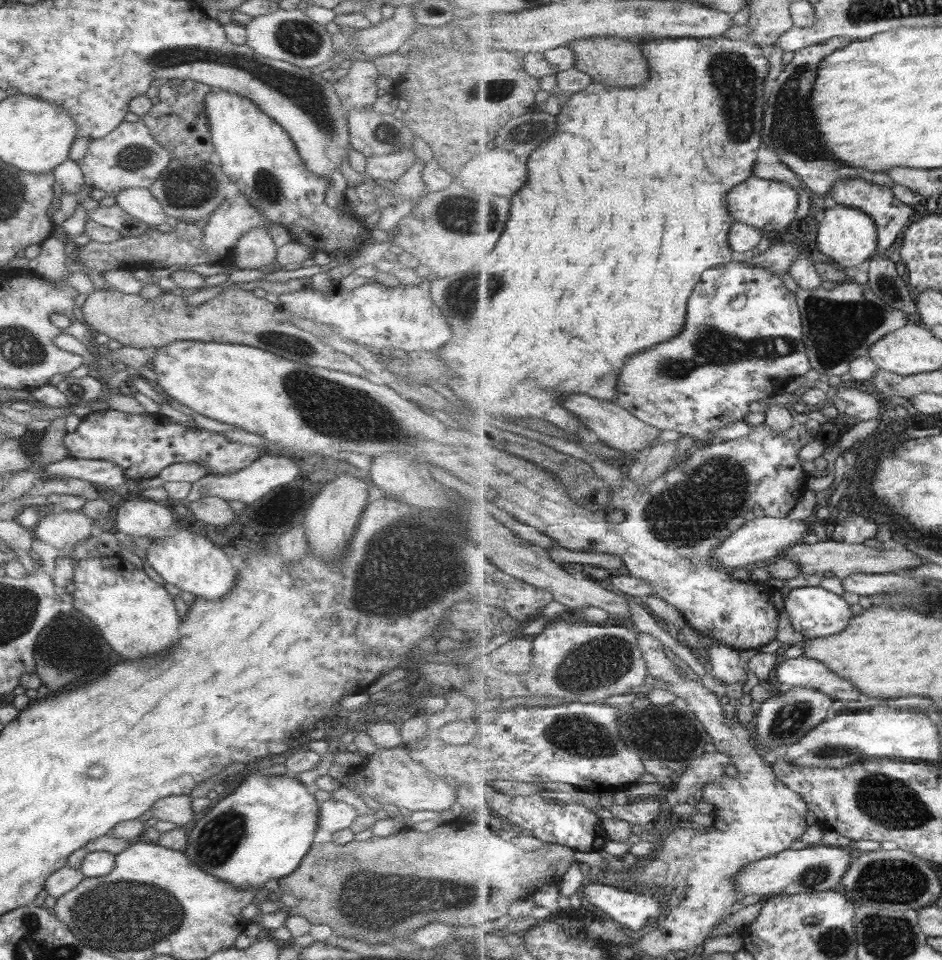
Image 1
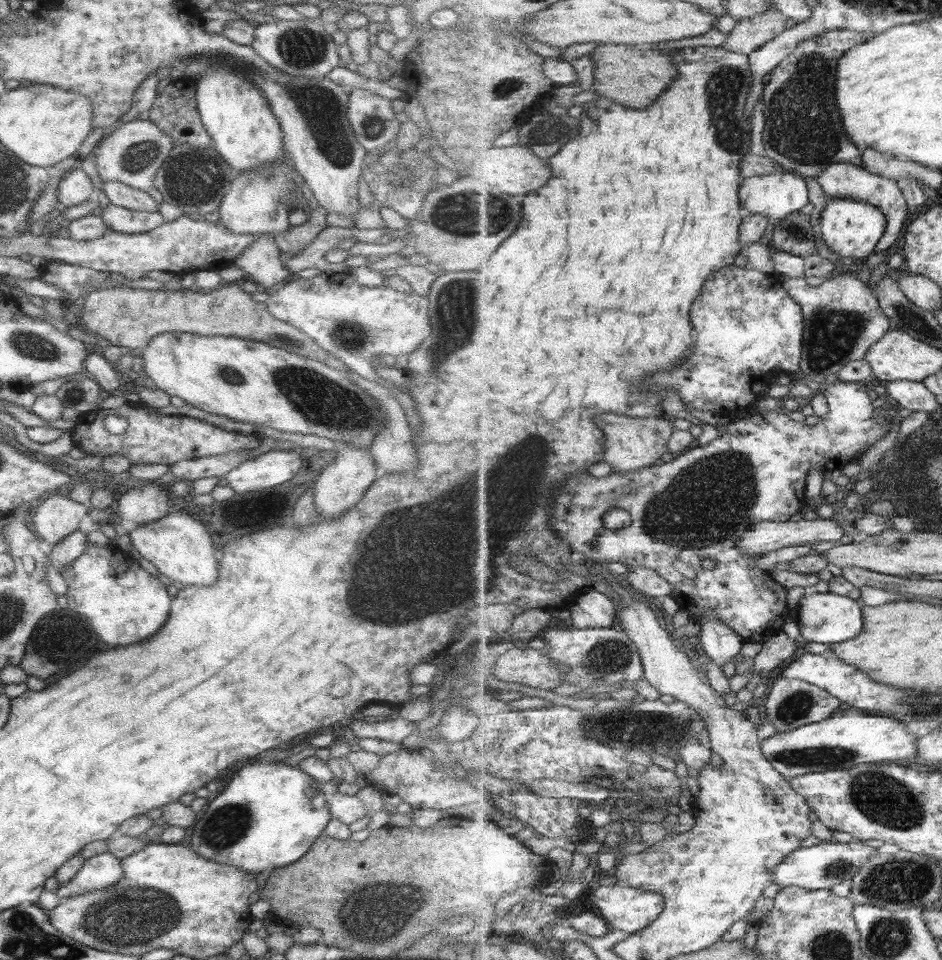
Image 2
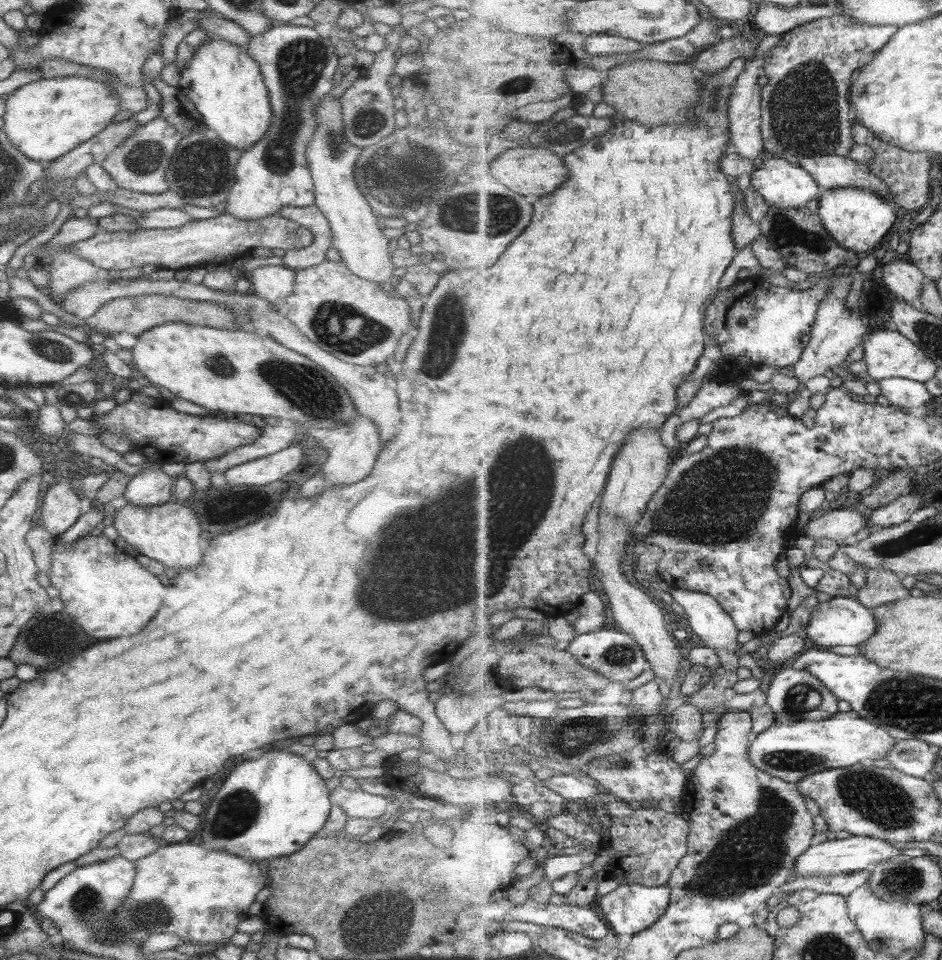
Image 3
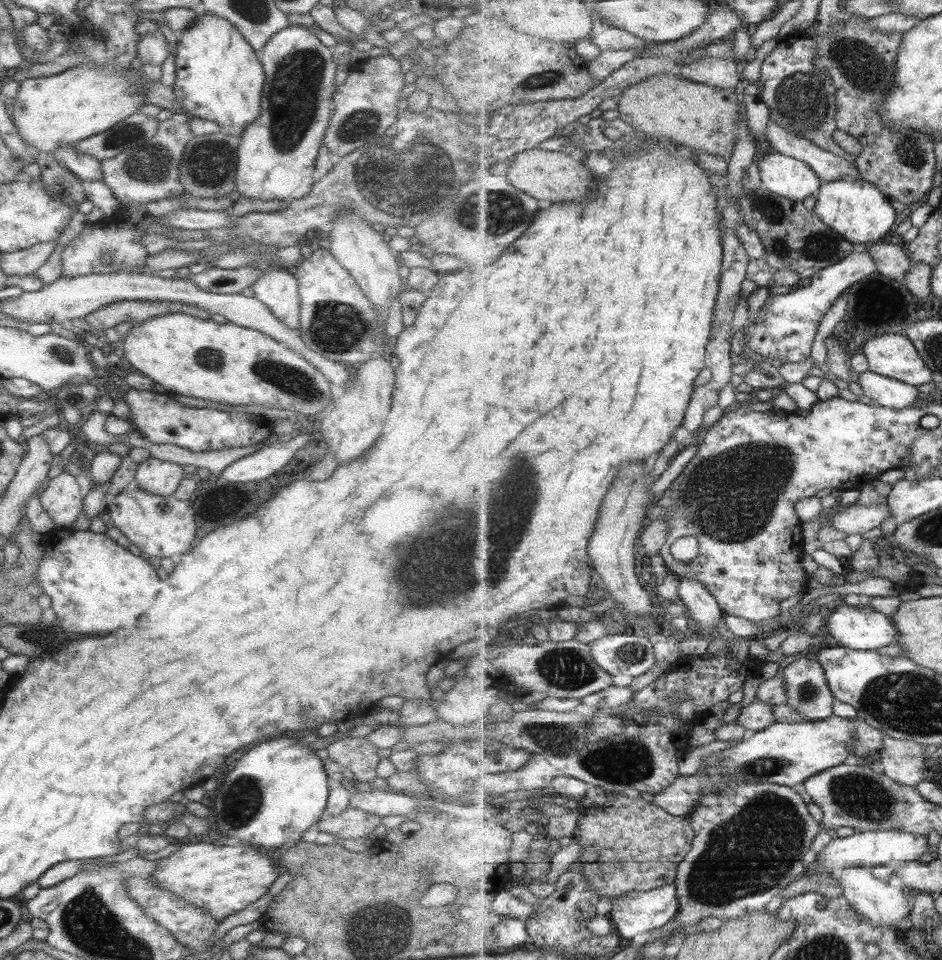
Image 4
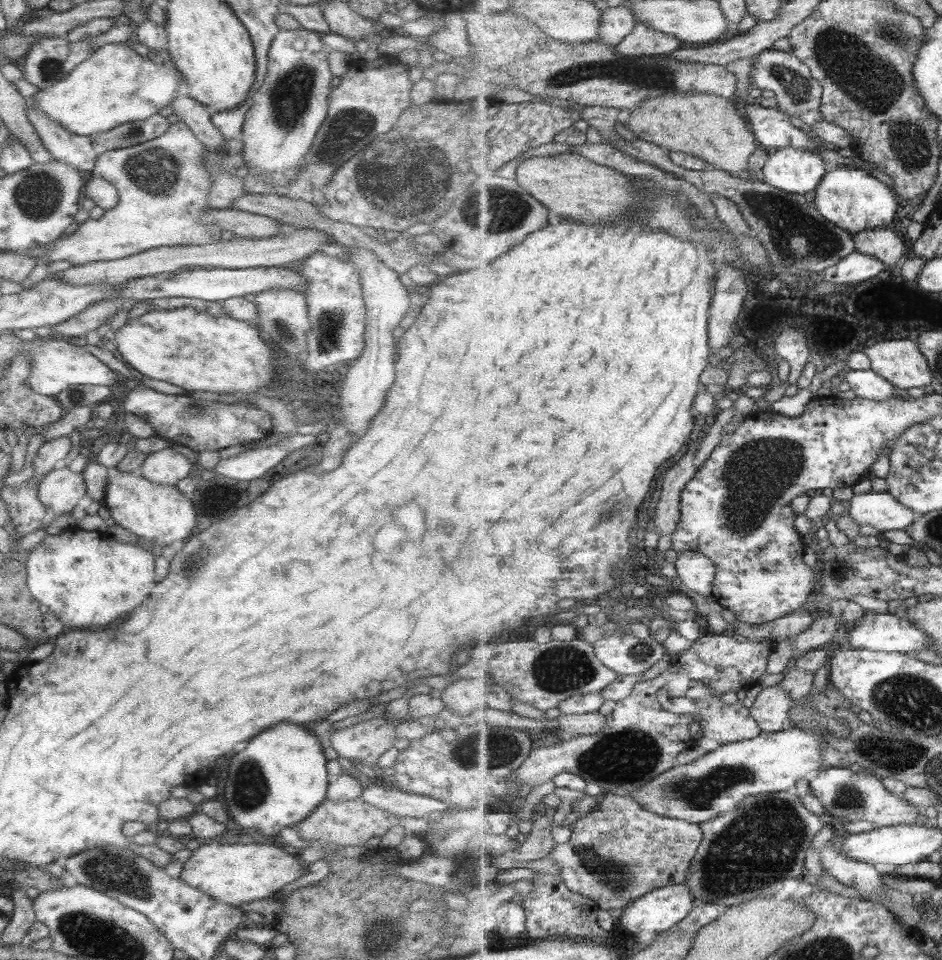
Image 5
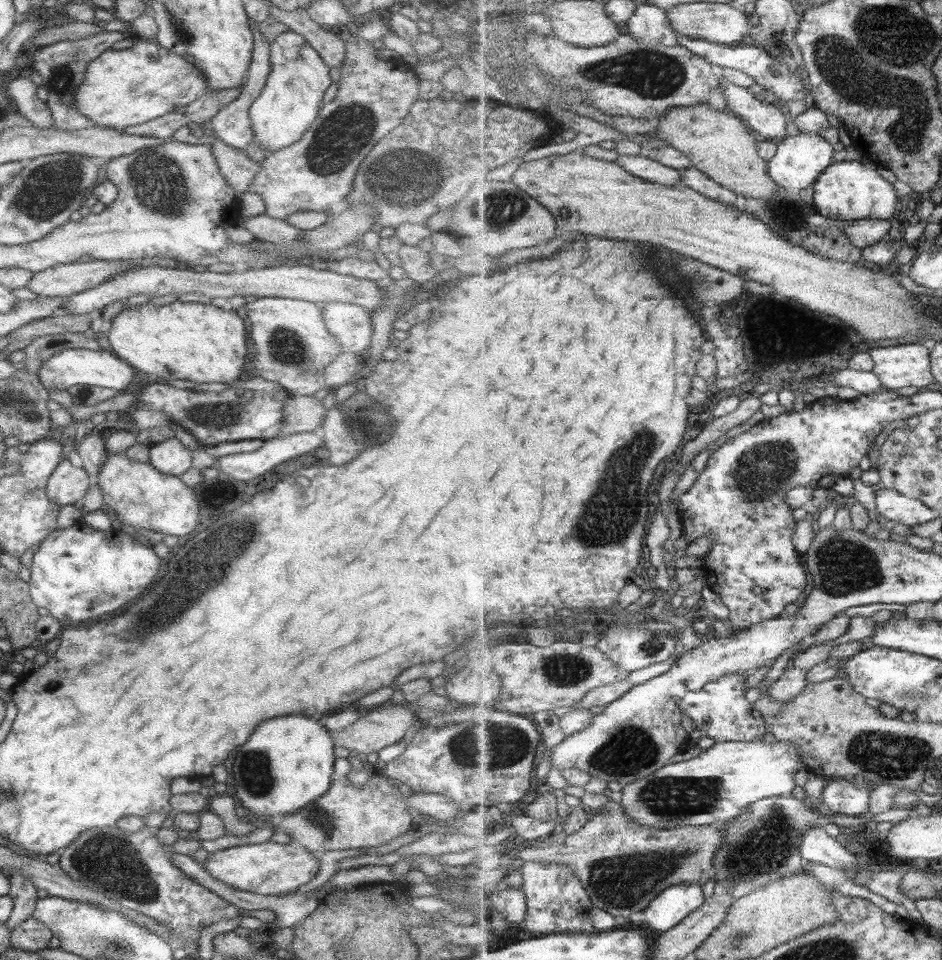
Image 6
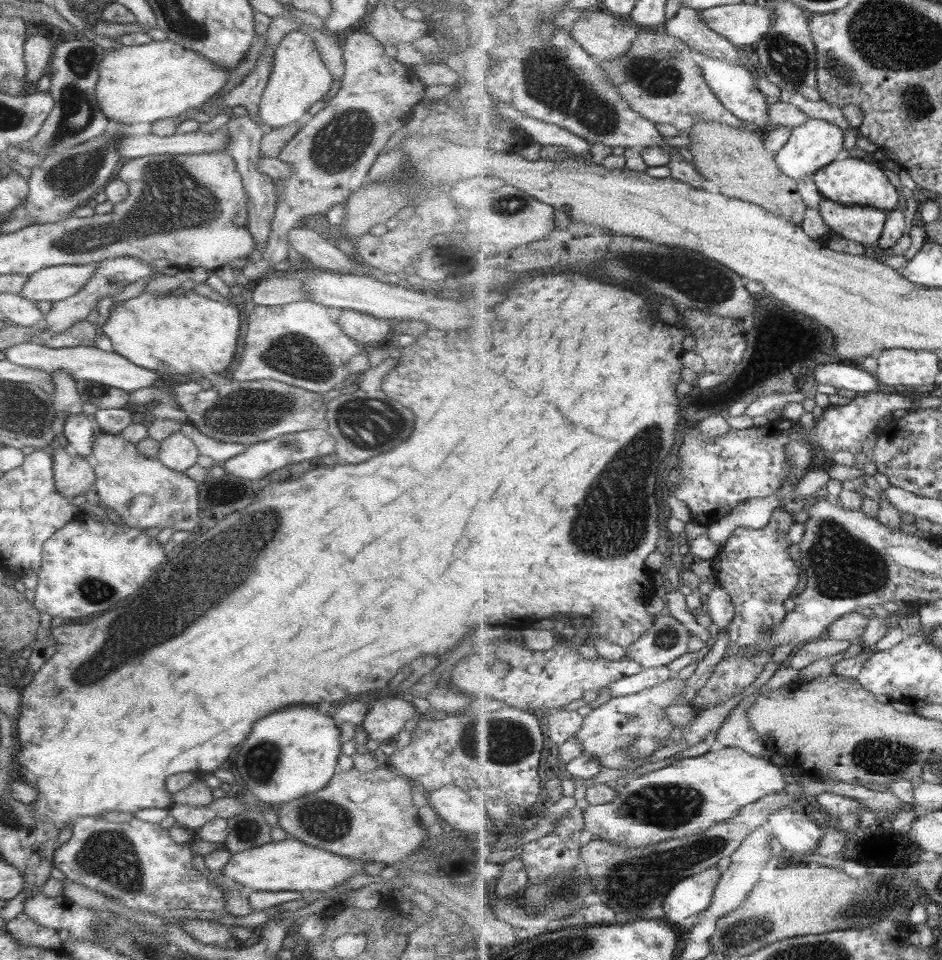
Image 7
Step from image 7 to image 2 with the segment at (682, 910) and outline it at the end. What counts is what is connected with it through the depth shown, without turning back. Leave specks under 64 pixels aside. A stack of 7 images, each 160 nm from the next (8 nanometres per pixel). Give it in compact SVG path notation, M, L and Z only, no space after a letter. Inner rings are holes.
M618 883L597 886L593 901L611 929L619 929L626 935L651 927L662 915L666 903L656 892Z

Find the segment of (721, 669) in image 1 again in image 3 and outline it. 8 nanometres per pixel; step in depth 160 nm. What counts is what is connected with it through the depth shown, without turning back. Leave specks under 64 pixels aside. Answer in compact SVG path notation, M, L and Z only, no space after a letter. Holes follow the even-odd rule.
M674 587L670 594L684 608L684 618L705 646L730 650L737 643L736 622L715 597Z

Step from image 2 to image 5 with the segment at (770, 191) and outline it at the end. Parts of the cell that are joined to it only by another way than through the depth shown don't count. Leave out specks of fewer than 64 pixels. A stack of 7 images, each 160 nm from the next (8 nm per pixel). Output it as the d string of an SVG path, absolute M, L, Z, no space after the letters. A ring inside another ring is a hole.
M792 146L771 151L761 172L766 183L797 194L817 191L828 173L818 151L797 150Z

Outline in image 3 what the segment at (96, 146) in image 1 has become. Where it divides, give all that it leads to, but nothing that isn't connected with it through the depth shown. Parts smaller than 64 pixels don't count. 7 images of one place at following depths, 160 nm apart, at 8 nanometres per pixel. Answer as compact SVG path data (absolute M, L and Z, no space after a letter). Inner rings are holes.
M158 116L139 125L131 136L122 140L99 163L119 189L145 194L165 192L164 170L169 164L169 157L174 153L178 140L182 136L163 117Z

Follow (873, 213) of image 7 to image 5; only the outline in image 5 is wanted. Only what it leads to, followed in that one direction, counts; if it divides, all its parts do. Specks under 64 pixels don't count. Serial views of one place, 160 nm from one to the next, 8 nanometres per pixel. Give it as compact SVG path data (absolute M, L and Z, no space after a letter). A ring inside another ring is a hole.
M891 225L858 232L854 241L857 251L883 260L887 268L905 256L905 242L893 232Z

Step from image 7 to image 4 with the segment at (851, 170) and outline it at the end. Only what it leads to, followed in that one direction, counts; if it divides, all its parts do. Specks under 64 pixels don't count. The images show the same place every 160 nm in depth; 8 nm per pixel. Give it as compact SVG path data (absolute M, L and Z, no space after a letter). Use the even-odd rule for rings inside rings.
M863 178L824 182L816 195L814 211L822 221L854 244L869 244L888 238L887 232L897 224L891 198L875 184Z

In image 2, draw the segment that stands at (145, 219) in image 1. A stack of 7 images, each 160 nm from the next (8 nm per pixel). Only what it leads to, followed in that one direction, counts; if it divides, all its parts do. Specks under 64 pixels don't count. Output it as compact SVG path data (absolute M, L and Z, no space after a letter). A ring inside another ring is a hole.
M117 181L102 183L100 190L103 191L111 205L123 207L130 211L153 212L157 209L158 202L142 190L128 187Z

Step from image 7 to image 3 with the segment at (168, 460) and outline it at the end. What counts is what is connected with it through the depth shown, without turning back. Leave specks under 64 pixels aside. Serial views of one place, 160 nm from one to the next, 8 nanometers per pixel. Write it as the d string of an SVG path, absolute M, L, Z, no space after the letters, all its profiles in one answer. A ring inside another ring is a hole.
M161 463L147 464L125 485L122 496L131 506L157 506L173 498L171 487L175 478L161 471Z

